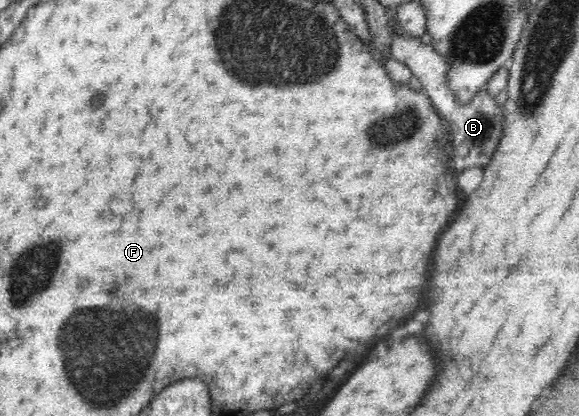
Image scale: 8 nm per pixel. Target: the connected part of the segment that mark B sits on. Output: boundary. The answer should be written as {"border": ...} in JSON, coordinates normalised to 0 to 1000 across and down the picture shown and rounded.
{"border":[[[677,77],[677,120],[675,137],[686,147],[698,151],[727,197],[731,219],[737,224],[751,255],[756,274],[765,281],[770,293],[772,310],[781,320],[779,358],[775,361],[779,382],[779,401],[782,413],[796,416],[808,401],[820,397],[834,401],[845,392],[858,339],[869,320],[867,257],[855,250],[855,236],[838,221],[838,212],[805,250],[796,250],[782,221],[772,212],[769,171],[772,171],[772,149],[765,135],[758,135],[744,106],[731,106],[725,91],[706,91],[706,87],[686,87]]]}

